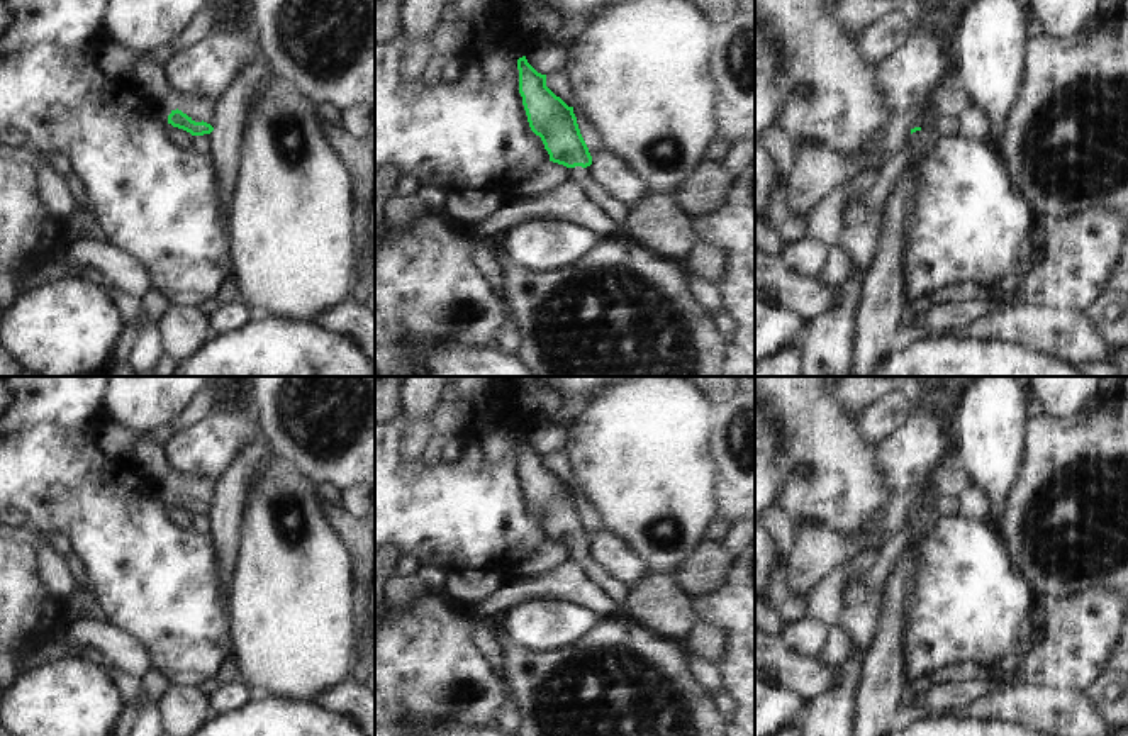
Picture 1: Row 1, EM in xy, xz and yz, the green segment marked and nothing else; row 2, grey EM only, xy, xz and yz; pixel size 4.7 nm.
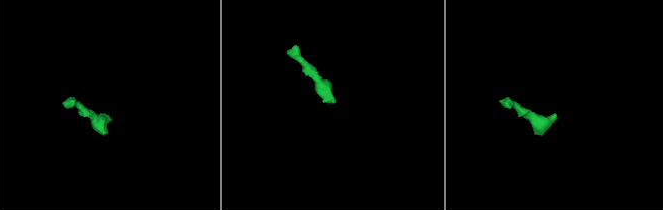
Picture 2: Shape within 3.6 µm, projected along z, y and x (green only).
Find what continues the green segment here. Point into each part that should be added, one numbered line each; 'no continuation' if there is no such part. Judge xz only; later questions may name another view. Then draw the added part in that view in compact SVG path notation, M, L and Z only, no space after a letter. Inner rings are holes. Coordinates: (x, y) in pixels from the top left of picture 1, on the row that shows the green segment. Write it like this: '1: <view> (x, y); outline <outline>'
1: xz (596, 194); outline M590 166L568 168L570 178L584 190L587 198L599 205L621 229L621 234L626 236L628 215L631 207L611 197L590 175Z

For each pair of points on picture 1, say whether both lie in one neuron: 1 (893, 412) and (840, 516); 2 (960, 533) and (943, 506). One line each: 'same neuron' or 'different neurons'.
1: different neurons
2: different neurons

